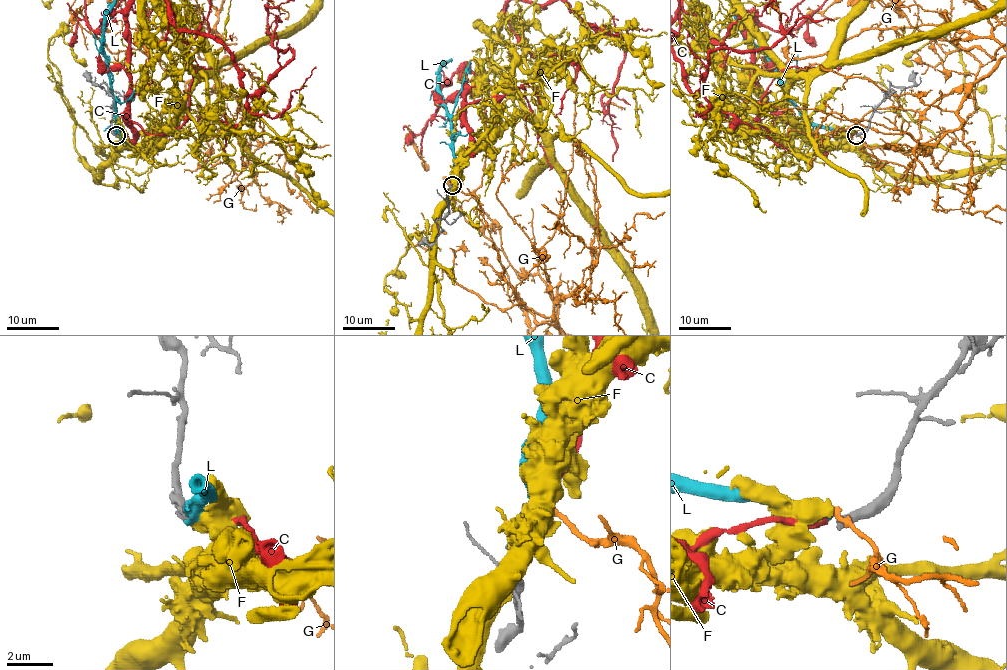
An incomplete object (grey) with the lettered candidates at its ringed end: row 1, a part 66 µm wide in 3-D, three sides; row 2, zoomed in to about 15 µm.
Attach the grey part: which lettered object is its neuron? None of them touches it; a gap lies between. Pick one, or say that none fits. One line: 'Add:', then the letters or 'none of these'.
Add: C

